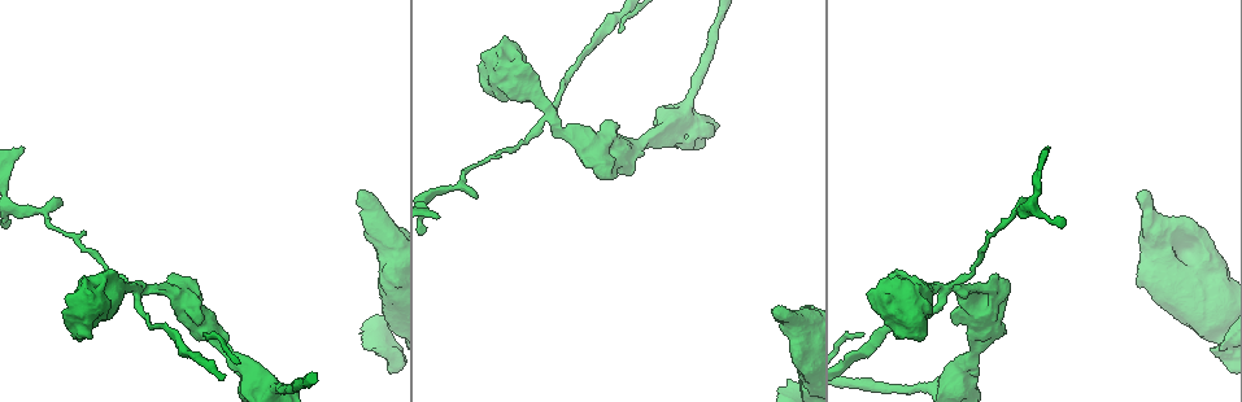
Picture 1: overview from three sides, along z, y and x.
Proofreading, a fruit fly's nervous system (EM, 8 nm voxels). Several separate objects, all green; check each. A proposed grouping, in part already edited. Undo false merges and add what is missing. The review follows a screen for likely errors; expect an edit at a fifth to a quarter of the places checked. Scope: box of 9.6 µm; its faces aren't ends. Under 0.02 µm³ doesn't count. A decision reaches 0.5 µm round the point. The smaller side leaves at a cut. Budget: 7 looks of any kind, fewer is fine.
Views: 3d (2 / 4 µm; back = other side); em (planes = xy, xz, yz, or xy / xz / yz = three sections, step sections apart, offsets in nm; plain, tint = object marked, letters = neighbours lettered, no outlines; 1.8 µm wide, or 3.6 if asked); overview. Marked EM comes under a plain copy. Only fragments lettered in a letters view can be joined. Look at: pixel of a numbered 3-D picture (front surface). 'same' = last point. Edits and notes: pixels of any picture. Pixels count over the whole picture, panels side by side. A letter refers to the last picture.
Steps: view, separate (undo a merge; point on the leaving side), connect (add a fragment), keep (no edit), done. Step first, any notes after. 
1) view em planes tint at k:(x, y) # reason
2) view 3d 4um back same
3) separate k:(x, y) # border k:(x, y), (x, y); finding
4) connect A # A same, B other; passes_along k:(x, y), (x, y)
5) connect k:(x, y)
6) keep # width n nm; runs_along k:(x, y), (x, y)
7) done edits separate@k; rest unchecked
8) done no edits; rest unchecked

view em planes letters at 1:(61, 205) # thin end

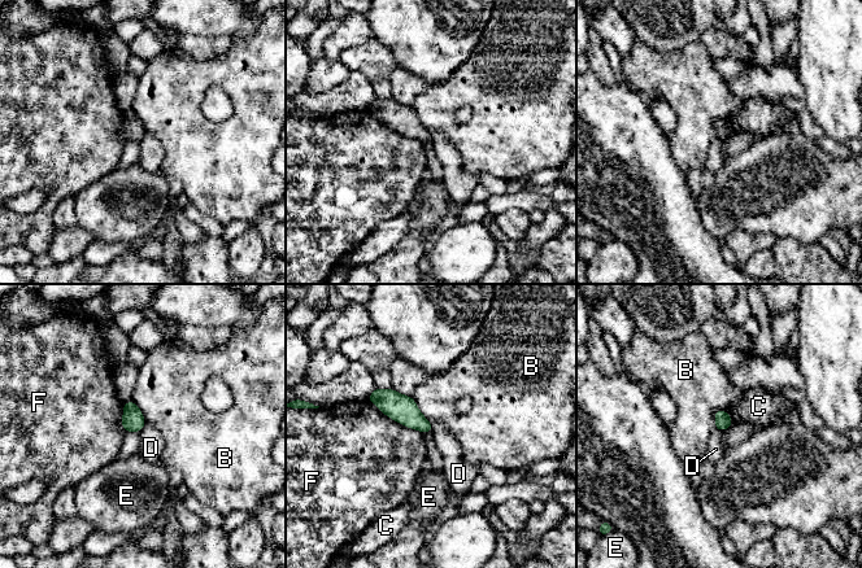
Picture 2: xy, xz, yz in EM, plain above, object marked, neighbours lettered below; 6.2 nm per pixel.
keep # longest_contact F 400 nm; B other, C other, D other, E other, F other; border 2:(430, 423), (432, 432); no lettered fragment goes on from it

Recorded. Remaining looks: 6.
view 3d 4um at 1:(105, 284) # closes a loop

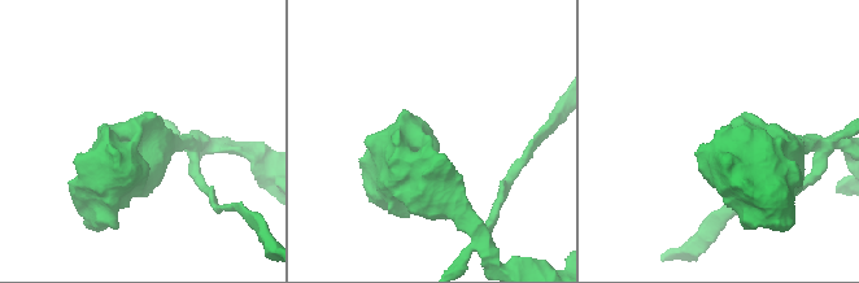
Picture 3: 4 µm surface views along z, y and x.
view em xy step 8 tint at 3:(427, 137) # shape alone is not enough

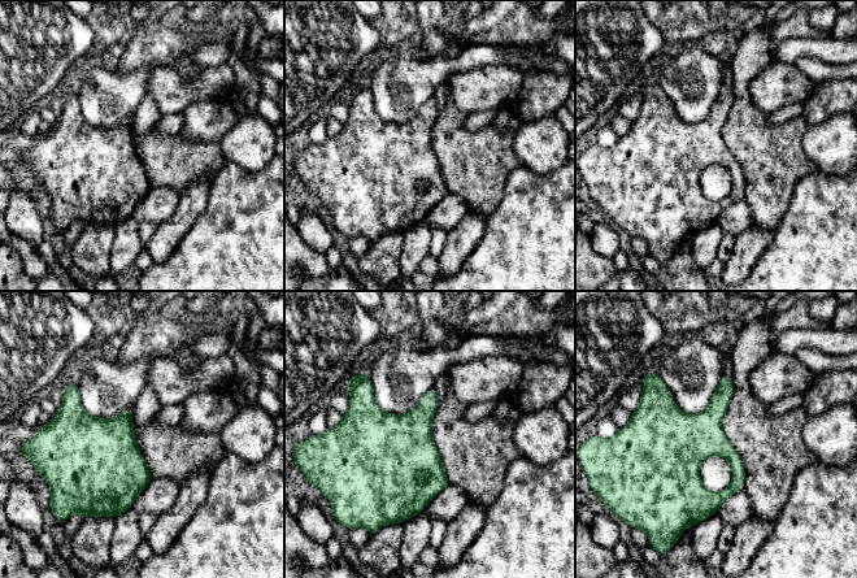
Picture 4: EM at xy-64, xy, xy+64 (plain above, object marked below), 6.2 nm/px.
view em planes letters same # another direction

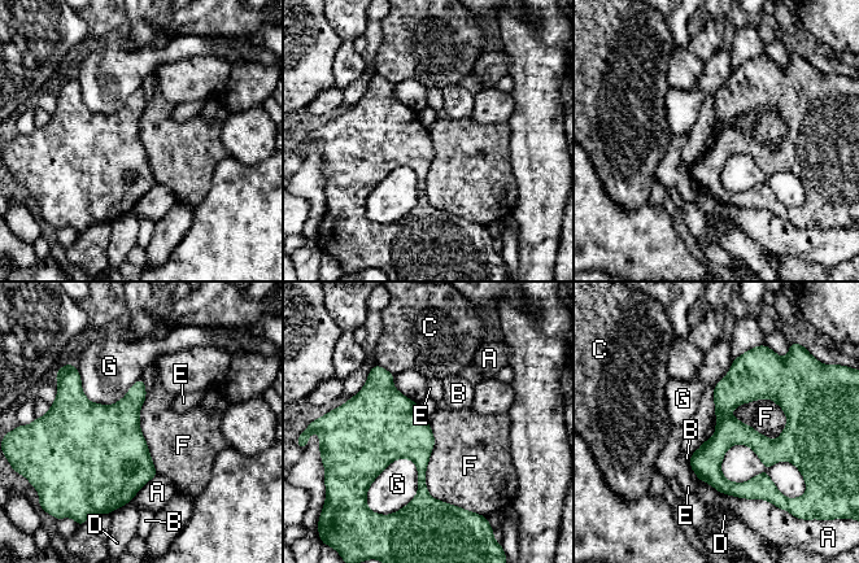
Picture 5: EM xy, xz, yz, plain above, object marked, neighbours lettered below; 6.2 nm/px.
keep # A other, B other, C other, D other, E other, F other, G other; border 5:(729, 411), (770, 398), (788, 423); continuous, no second cell

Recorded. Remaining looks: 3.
view 3d 4um at 1:(686, 130) # abrupt turn

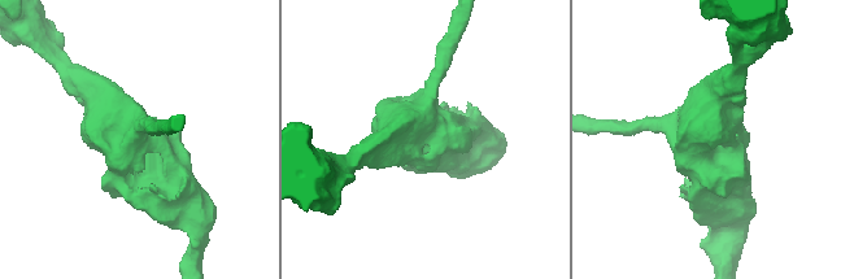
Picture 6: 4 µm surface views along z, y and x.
view em 3.6um planes tint at 6:(427, 139) # need the tissue

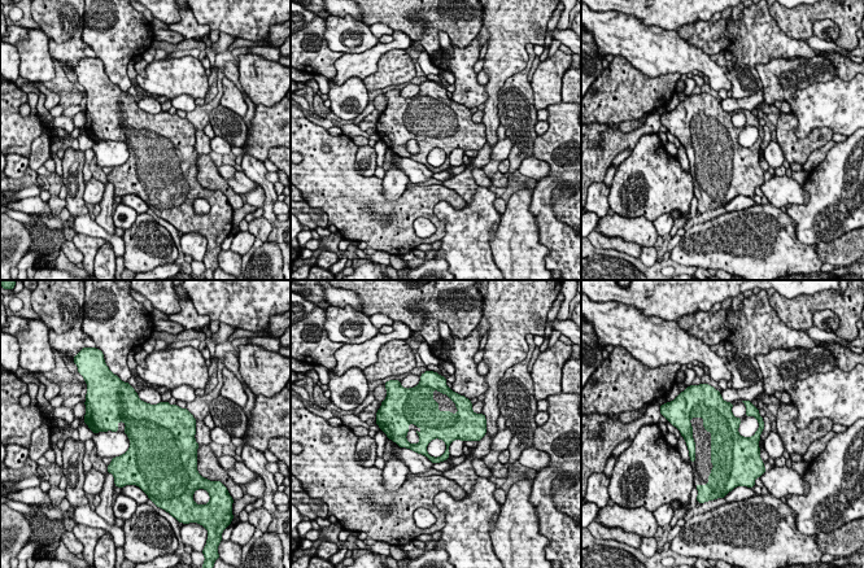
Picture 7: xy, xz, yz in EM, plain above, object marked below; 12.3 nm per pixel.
view em 3.6um planes letters same

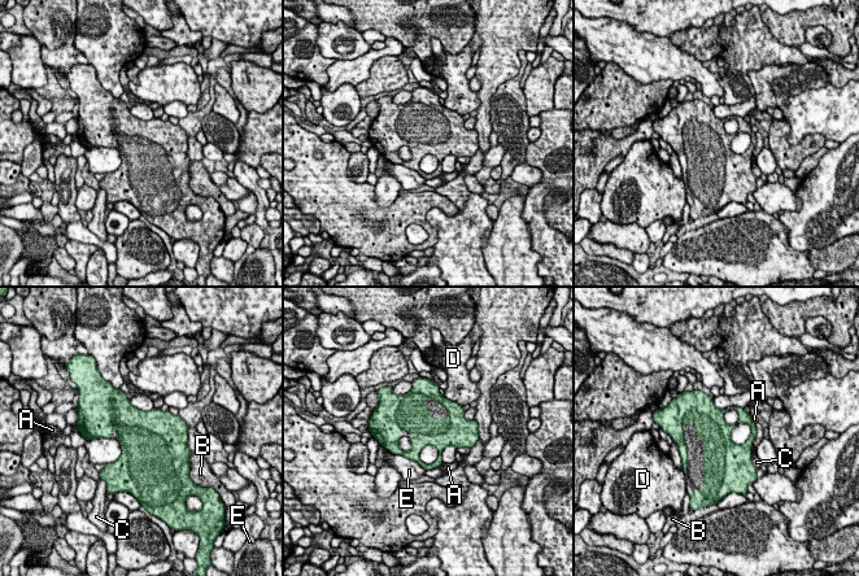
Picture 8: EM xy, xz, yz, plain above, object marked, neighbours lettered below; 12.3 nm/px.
keep # A other, B other, C other, D other, E other; border 8:(392, 453), (415, 461), (424, 470); all the same cell

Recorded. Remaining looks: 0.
done no edits; rest unchecked

